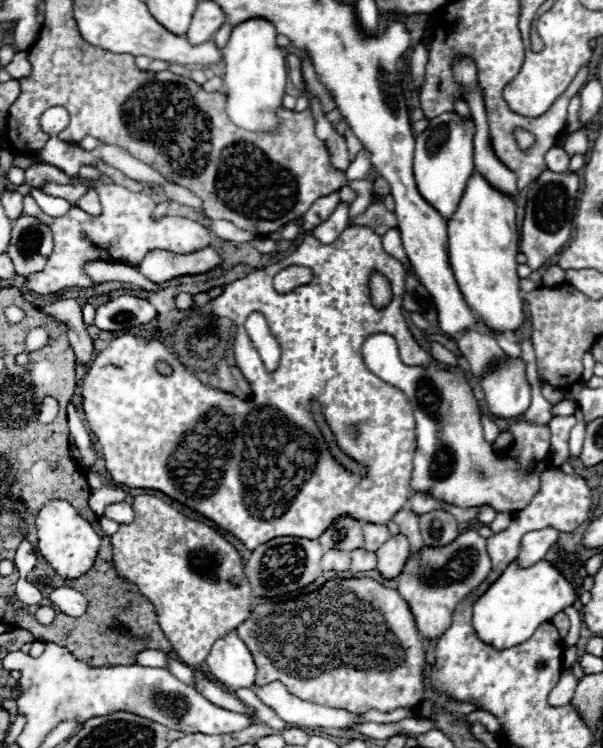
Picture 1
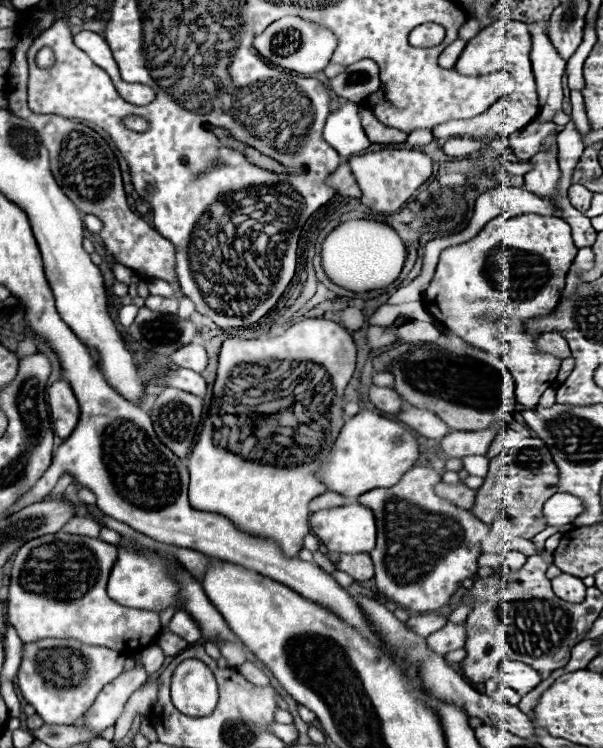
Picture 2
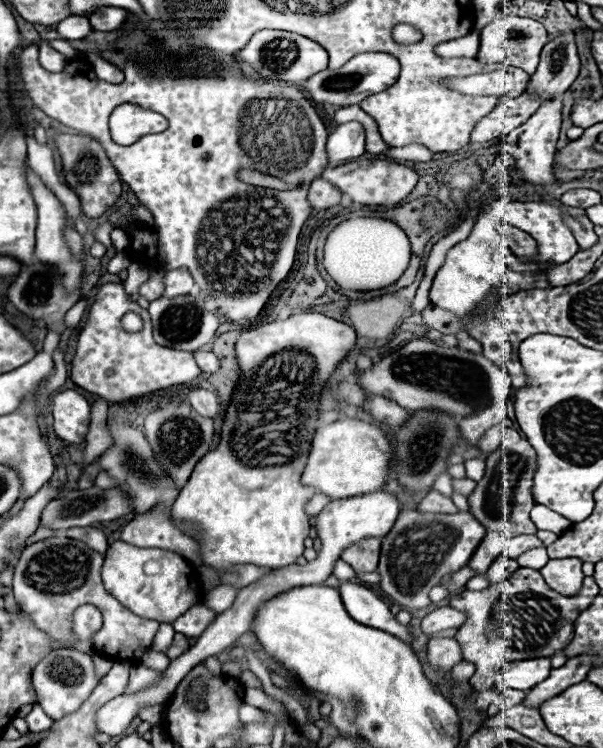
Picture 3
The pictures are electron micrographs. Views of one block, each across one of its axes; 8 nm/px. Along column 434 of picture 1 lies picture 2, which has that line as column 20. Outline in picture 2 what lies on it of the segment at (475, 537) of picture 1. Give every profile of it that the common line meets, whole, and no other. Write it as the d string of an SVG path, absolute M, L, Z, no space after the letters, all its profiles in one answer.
M64 532L34 538L18 548L10 570L8 618L18 630L22 642L36 642L42 638L76 638L84 644L118 650L124 656L134 656L148 648L160 632L158 612L126 608L108 598L106 580L116 558L118 548L114 544L102 544L102 540L90 540L88 536L68 536Z

